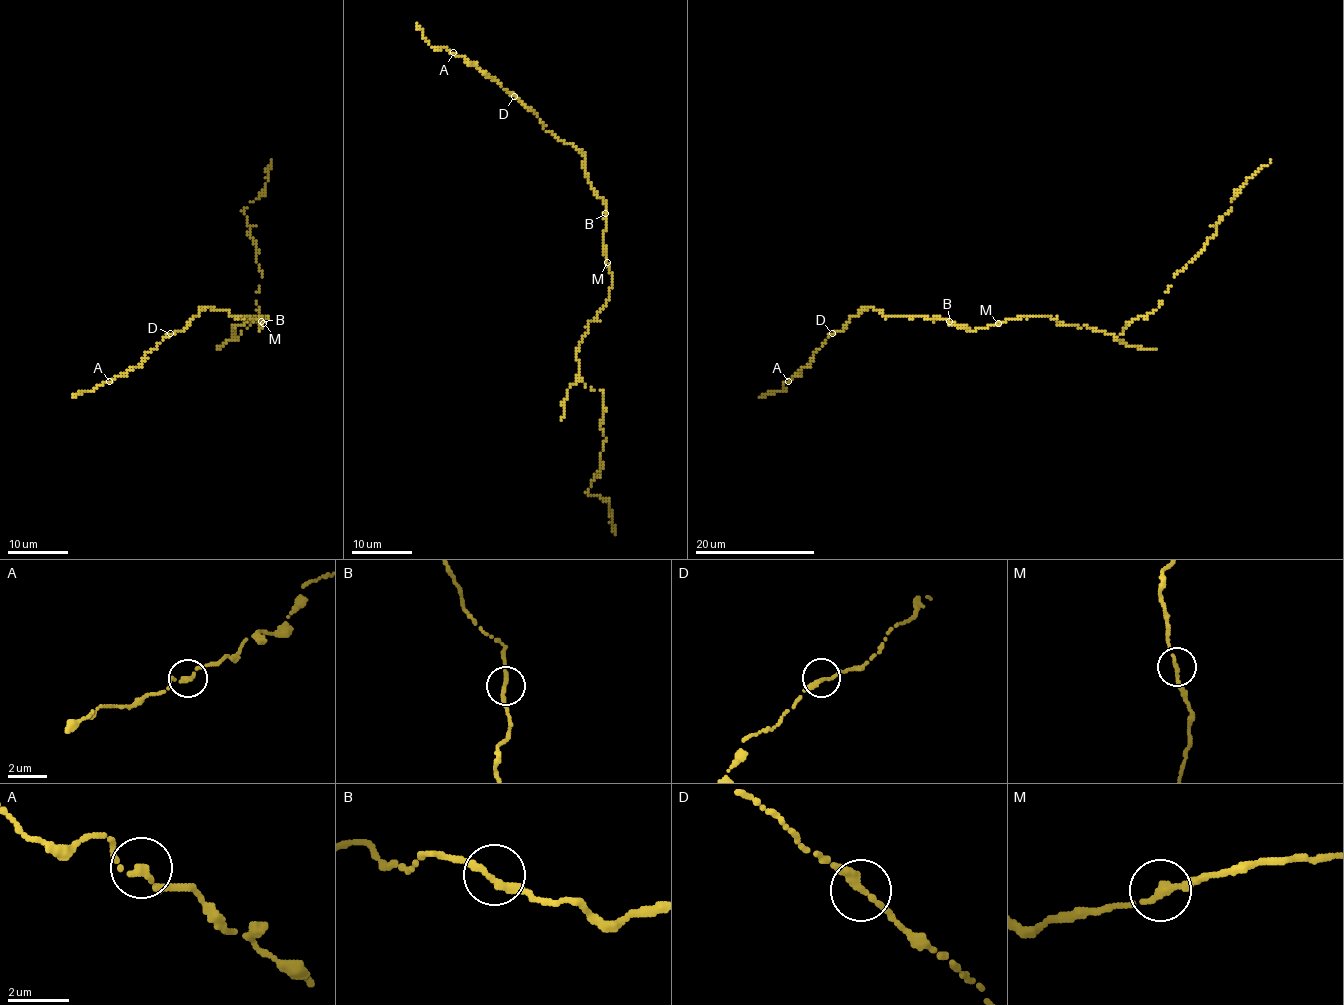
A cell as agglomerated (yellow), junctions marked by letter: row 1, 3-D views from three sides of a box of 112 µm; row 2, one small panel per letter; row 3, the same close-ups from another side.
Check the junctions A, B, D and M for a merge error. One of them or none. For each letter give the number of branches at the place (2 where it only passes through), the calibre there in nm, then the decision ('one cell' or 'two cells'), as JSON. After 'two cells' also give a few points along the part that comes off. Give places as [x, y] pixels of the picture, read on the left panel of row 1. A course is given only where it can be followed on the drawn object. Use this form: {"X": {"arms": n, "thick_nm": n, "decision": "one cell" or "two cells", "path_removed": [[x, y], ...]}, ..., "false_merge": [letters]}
{"A": {"arms": 2, "thick_nm": 200, "decision": "one cell"}, "B": {"arms": 2, "thick_nm": 240, "decision": "one cell"}, "D": {"arms": 2, "thick_nm": 240, "decision": "one cell"}, "M": {"arms": 2, "thick_nm": 220, "decision": "one cell"}, "false_merge": []}

